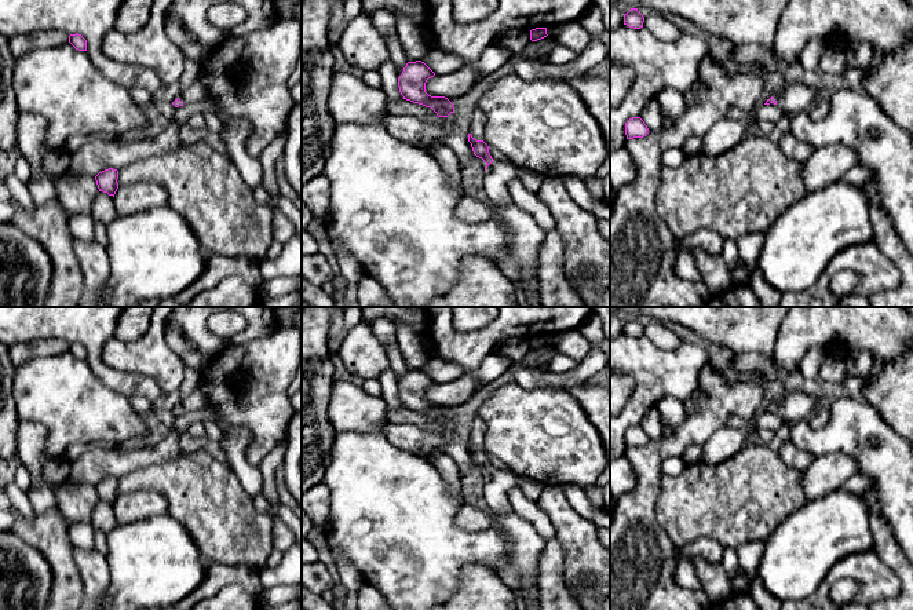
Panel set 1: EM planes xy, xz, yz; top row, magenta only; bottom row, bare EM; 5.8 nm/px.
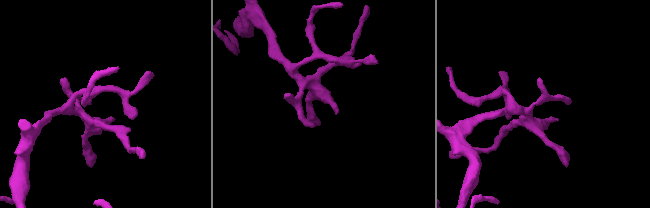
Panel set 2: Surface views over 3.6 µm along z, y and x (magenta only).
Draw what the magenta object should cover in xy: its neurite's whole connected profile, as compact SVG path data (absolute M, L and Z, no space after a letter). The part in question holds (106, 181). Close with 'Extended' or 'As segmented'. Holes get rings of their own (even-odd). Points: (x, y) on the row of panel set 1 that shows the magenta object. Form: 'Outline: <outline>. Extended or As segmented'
Outline: M113 168L105 169L95 176L99 191L107 193L113 197L118 189L117 179L118 171Z. As segmented

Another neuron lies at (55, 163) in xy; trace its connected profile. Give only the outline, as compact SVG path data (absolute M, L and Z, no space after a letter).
M50 151L43 160L43 169L48 179L54 180L70 167L70 154L66 151Z

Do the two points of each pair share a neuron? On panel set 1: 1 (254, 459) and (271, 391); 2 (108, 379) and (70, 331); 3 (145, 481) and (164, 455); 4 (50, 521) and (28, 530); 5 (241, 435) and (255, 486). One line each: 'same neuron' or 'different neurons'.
1: same neuron
2: same neuron
3: different neurons
4: same neuron
5: same neuron

